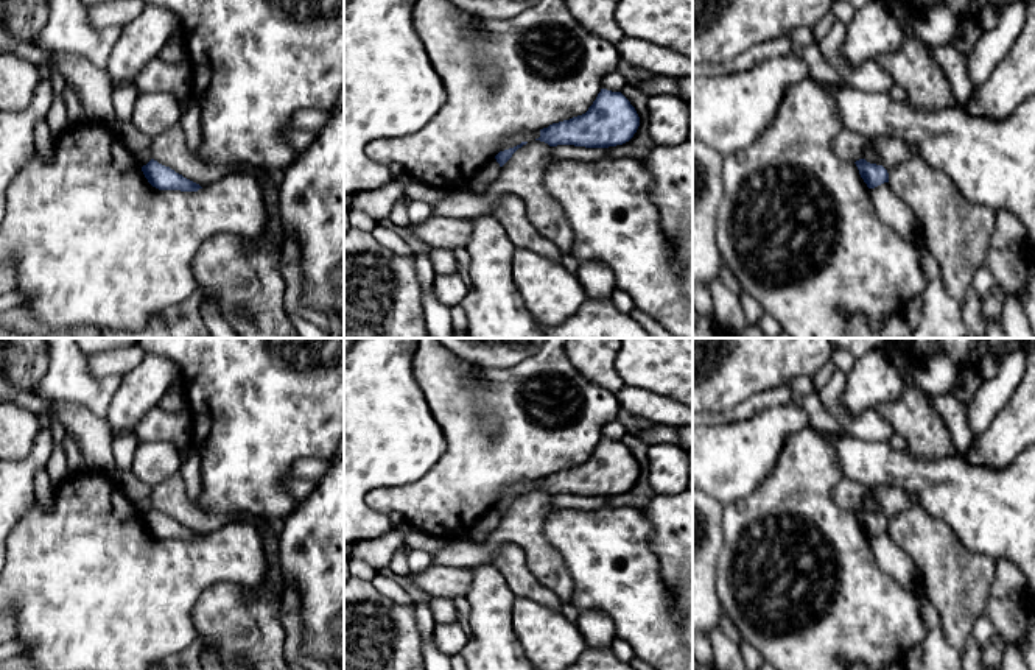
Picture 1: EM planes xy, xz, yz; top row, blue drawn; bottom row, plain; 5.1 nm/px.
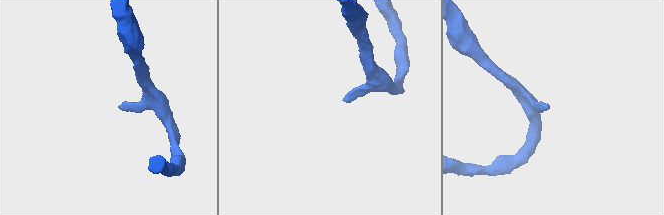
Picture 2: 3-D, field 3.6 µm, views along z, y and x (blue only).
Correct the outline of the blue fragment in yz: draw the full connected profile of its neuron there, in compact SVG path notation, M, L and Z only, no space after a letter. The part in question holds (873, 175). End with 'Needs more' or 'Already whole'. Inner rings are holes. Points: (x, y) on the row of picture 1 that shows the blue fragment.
M859 159L854 164L868 187L879 220L901 237L912 242L918 249L924 242L921 221L914 210L890 190L887 170L865 159Z. Needs more

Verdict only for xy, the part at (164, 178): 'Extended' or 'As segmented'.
As segmented

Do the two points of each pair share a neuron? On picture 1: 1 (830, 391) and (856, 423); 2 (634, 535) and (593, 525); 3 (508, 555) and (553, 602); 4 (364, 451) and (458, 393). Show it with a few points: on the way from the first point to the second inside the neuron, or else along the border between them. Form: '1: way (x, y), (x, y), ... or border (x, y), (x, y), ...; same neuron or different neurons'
1: way (831, 401), (833, 407), (847, 421); same neuron
2: way (624, 535), (603, 535); same neuron
3: way (512, 567), (540, 594); same neuron
4: border (413, 377), (447, 443); different neurons

